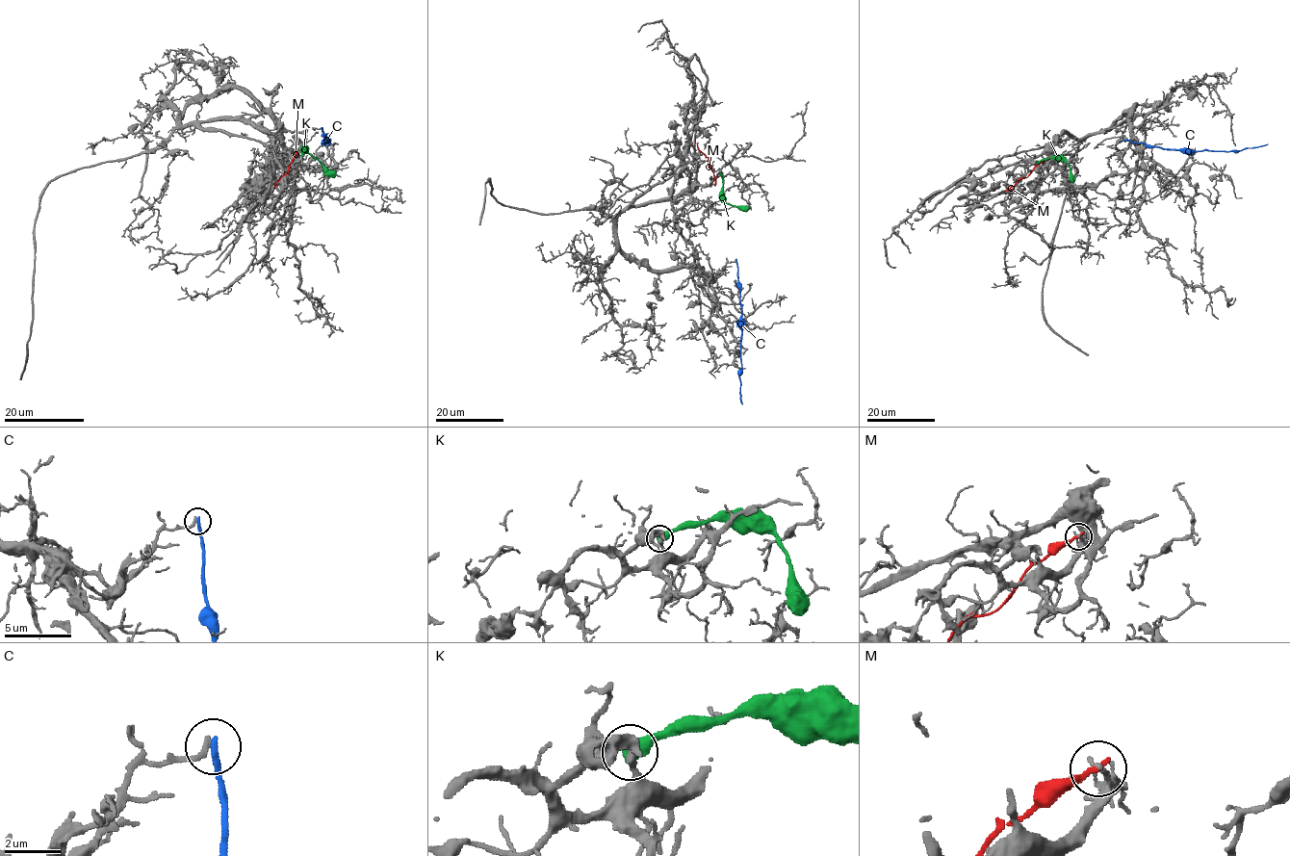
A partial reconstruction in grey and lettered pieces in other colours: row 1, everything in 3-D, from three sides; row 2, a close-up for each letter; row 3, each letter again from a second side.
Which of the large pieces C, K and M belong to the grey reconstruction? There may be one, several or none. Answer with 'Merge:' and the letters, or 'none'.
Merge: none

